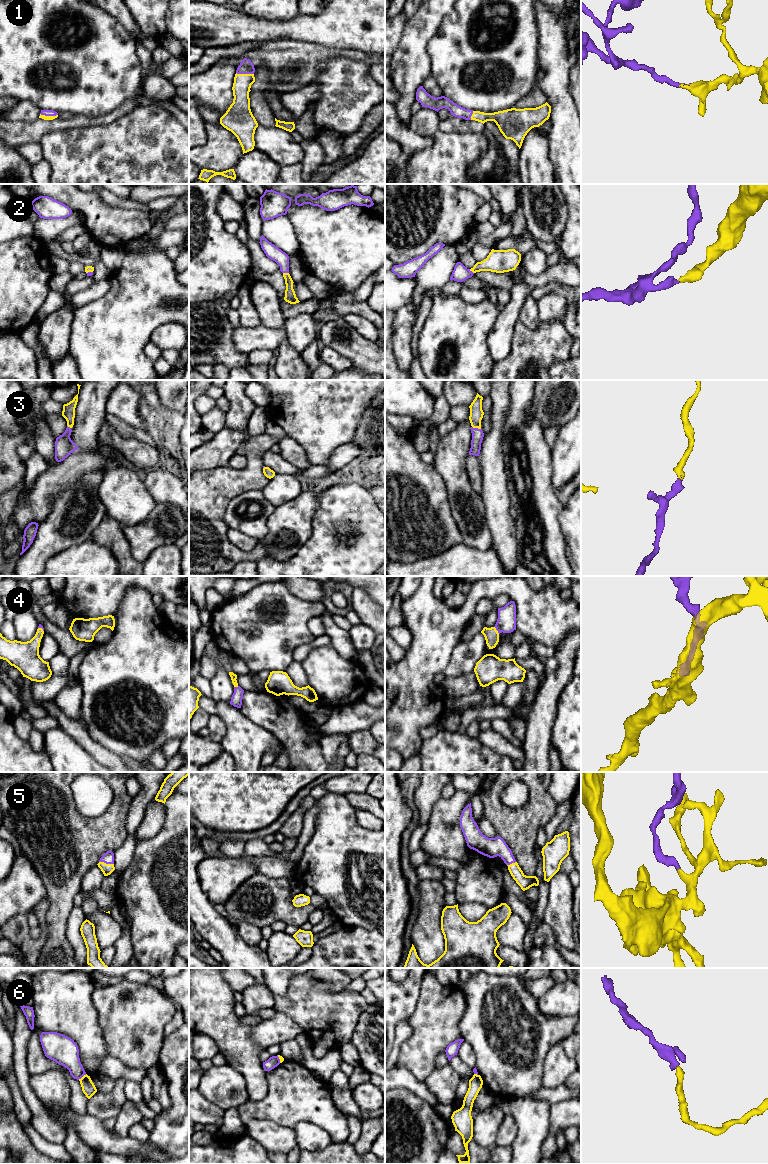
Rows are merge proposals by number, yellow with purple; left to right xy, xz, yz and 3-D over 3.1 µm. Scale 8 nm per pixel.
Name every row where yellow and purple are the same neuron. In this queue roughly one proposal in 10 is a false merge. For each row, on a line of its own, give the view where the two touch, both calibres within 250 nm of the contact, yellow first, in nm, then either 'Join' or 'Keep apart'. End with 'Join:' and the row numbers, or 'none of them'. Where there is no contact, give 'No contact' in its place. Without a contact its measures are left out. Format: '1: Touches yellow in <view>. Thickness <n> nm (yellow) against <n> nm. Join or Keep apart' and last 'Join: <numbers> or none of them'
1: Touches yellow in xy. Thickness 40 nm (yellow) against 50 nm. Join
2: Touches yellow in xz. Thickness 90 nm (yellow) against 110 nm. Join
3: Touches yellow in yz. Thickness 110 nm (yellow) against 100 nm. Join
4: Touches yellow in yz. Thickness 120 nm (yellow) against 160 nm. Join
5: Touches yellow in xy. Thickness 90 nm (yellow) against 90 nm. Join
6: Touches yellow in xy. Thickness 110 nm (yellow) against 220 nm. Keep apart
Join: 1, 2, 3, 4, 5

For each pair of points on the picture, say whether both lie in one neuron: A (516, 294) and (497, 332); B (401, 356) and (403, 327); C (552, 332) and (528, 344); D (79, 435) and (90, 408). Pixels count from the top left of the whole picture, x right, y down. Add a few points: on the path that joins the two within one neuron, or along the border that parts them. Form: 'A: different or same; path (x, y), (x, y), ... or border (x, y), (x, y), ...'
A: same; path (515, 303), (505, 323)
B: same; path (401, 349), (402, 334)
C: same; path (546, 338), (540, 344), (534, 344)
D: same; path (86, 428), (89, 415)

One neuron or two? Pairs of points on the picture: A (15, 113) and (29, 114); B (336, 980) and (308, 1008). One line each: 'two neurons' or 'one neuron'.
A: one neuron
B: two neurons

